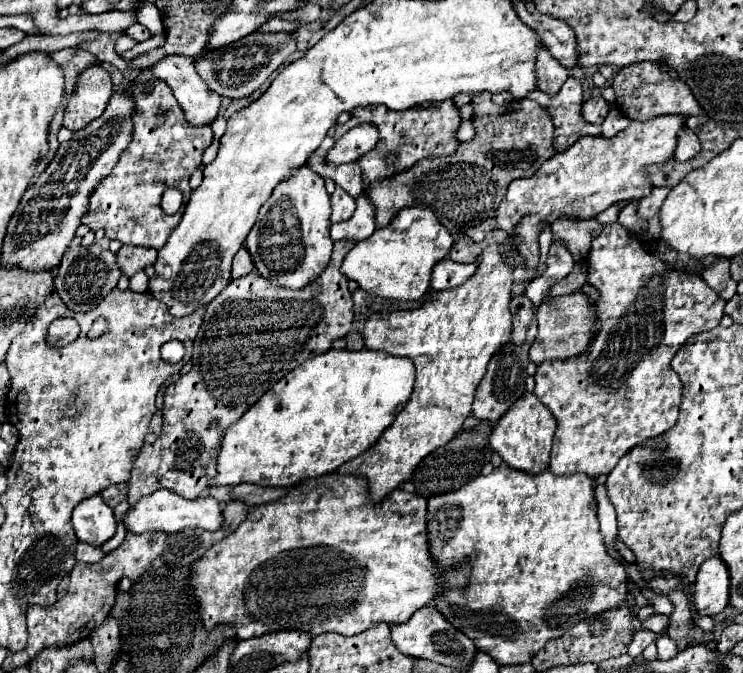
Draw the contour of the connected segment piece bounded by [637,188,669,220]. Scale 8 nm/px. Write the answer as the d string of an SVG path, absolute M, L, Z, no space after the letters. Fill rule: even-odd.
M653 188L651 194L647 194L647 196L643 196L643 198L639 200L639 212L637 212L637 214L639 214L641 218L645 218L645 220L653 218L653 216L659 212L659 208L661 208L663 200L667 198L667 194L669 194L667 188Z

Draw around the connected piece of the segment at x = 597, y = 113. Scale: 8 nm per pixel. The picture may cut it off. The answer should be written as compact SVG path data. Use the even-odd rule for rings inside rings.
M597 96L597 98L591 98L583 104L583 118L591 124L601 124L605 120L609 112L609 104L605 102L605 98Z

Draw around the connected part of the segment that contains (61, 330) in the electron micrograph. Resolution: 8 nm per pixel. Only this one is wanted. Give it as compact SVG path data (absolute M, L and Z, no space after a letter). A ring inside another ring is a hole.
M58 318L49 326L47 340L51 346L65 346L79 338L79 324L71 318Z

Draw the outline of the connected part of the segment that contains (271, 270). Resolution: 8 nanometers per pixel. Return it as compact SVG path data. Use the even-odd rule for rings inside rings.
M307 166L297 168L263 204L259 218L245 240L245 248L249 250L259 276L265 276L279 288L303 288L303 284L309 284L319 276L319 272L327 268L333 250L329 216L331 204L323 178Z

